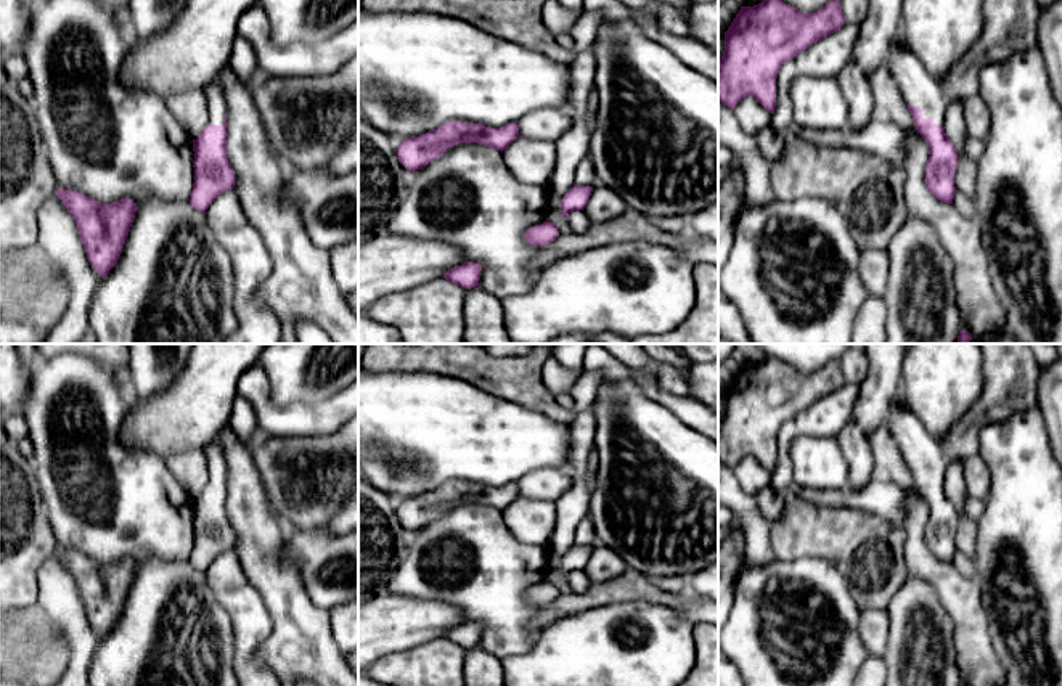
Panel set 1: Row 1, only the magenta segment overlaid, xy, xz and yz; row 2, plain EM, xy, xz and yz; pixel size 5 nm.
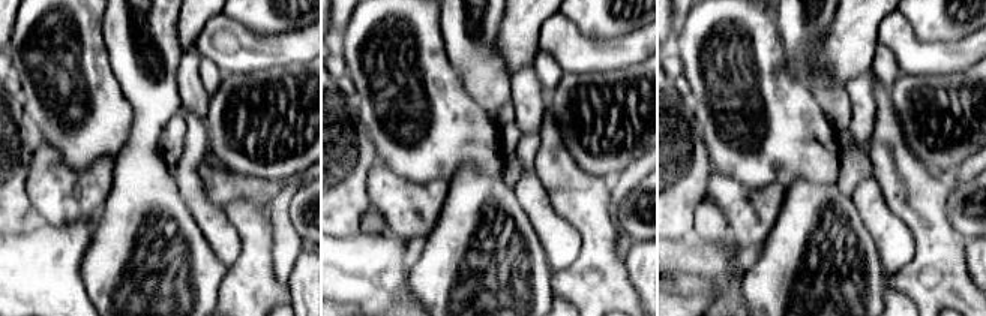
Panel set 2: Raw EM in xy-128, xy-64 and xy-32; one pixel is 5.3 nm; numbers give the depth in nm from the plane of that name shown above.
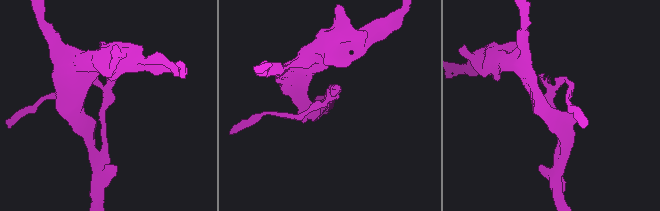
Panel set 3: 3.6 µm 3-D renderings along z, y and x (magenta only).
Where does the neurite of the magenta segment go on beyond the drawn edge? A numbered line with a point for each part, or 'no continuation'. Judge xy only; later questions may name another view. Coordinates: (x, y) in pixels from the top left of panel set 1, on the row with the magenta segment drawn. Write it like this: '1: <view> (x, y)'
no continuation

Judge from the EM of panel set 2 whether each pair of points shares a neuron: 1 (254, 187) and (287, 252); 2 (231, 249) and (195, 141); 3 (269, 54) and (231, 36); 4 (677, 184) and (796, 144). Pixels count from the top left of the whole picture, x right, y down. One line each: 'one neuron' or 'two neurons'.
1: two neurons
2: one neuron
3: one neuron
4: two neurons

